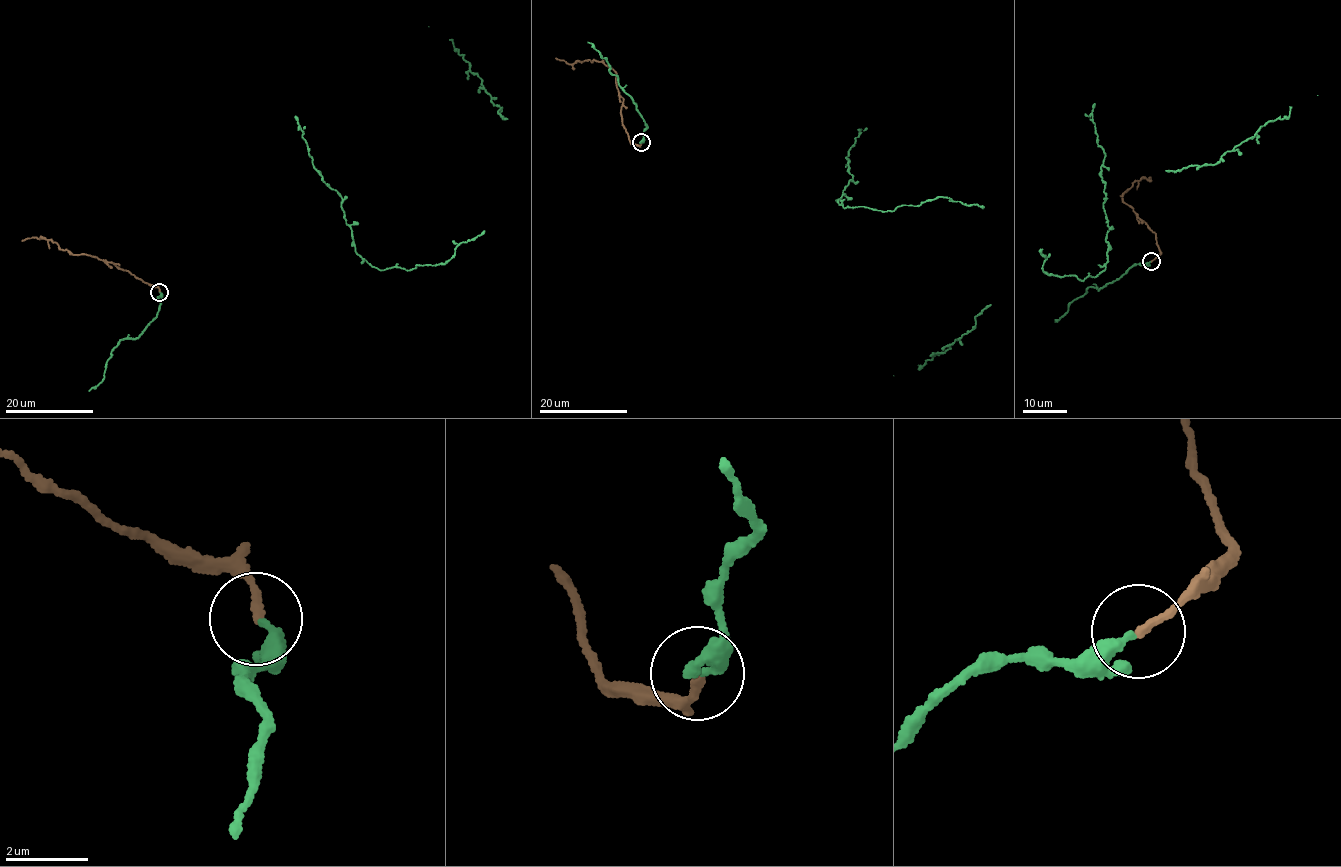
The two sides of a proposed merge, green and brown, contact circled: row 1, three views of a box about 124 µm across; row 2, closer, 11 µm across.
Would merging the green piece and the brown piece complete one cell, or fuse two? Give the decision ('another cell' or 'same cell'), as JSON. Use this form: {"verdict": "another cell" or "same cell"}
{"verdict": "same cell"}

